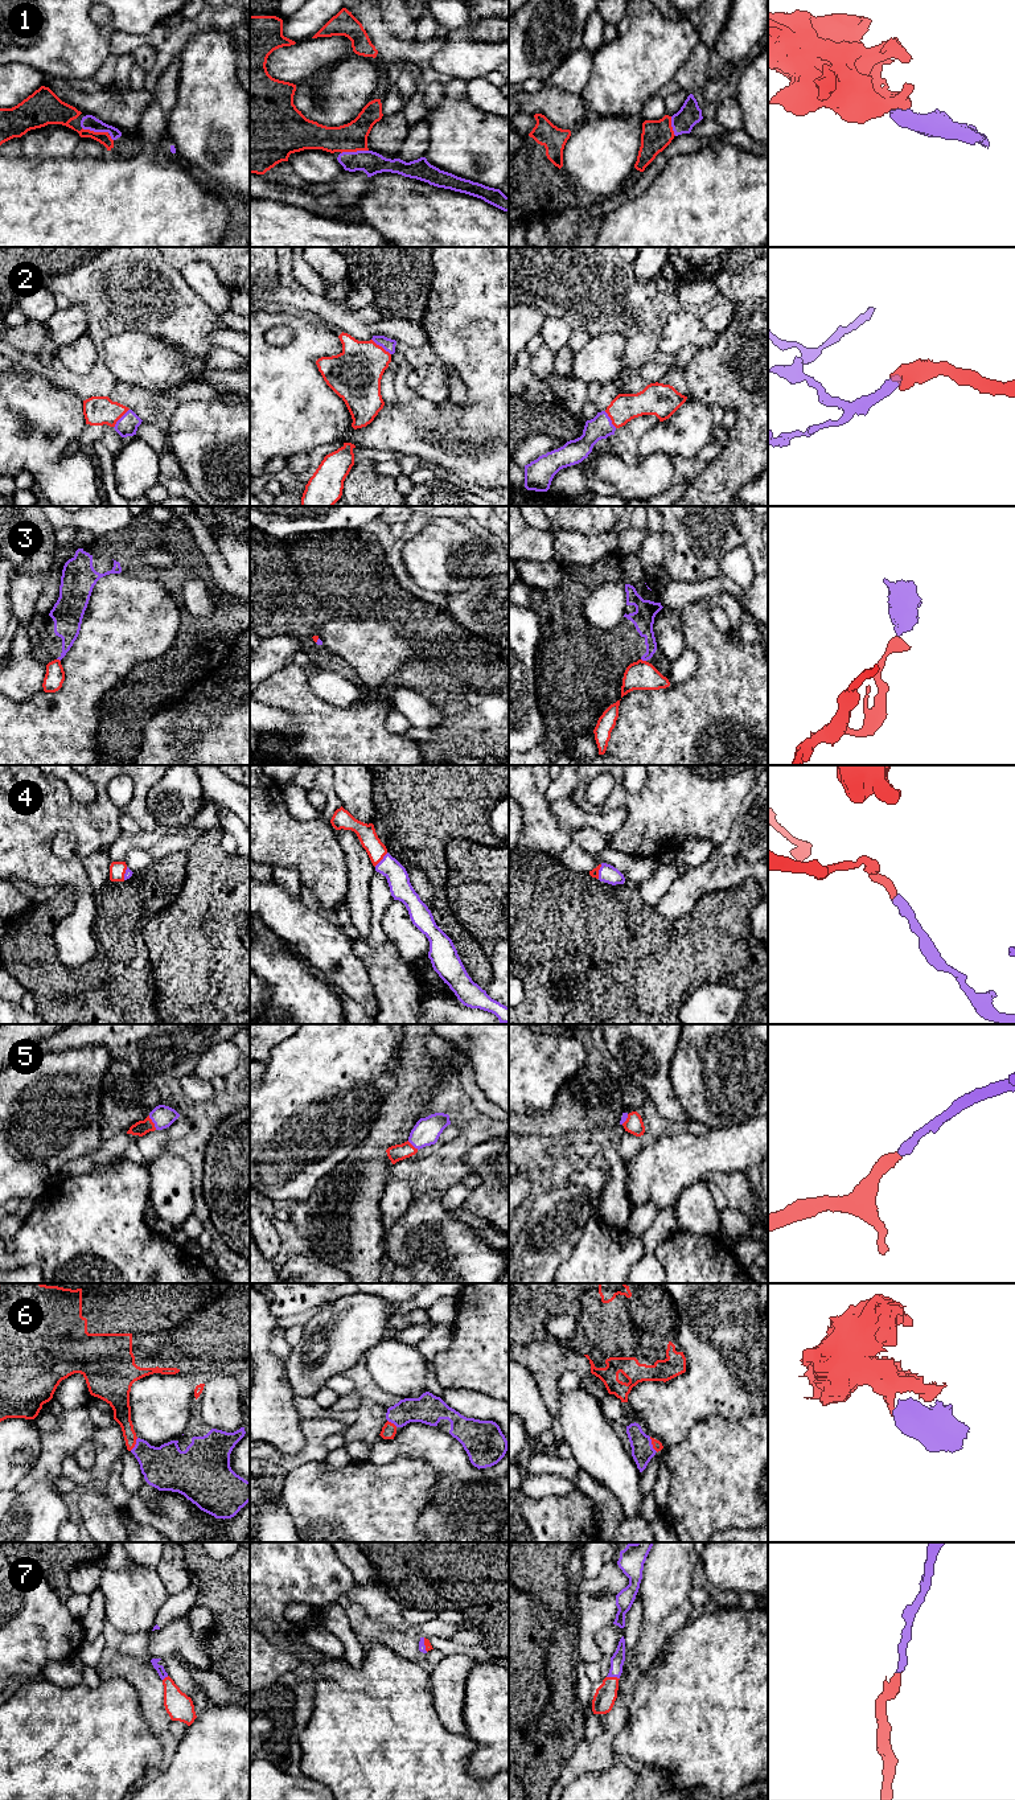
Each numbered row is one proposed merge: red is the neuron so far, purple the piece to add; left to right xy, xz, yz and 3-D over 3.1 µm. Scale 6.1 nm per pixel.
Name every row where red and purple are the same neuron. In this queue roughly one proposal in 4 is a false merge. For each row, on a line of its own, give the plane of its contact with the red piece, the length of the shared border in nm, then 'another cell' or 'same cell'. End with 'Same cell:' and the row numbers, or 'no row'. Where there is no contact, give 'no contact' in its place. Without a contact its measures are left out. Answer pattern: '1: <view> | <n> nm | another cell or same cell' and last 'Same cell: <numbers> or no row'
1: xz | 170 nm | same cell
2: xz | 160 nm | same cell
3: yz | 40 nm | another cell
4: xz | 120 nm | same cell
5: xy | 100 nm | same cell
6: yz | 110 nm | same cell
7: yz | 80 nm | same cell
Same cell: 1, 2, 4, 5, 6, 7

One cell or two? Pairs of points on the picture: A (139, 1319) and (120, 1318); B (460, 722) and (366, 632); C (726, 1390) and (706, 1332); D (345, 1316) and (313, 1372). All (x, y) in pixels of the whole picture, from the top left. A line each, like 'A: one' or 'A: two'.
A: one
B: two
C: one
D: one

